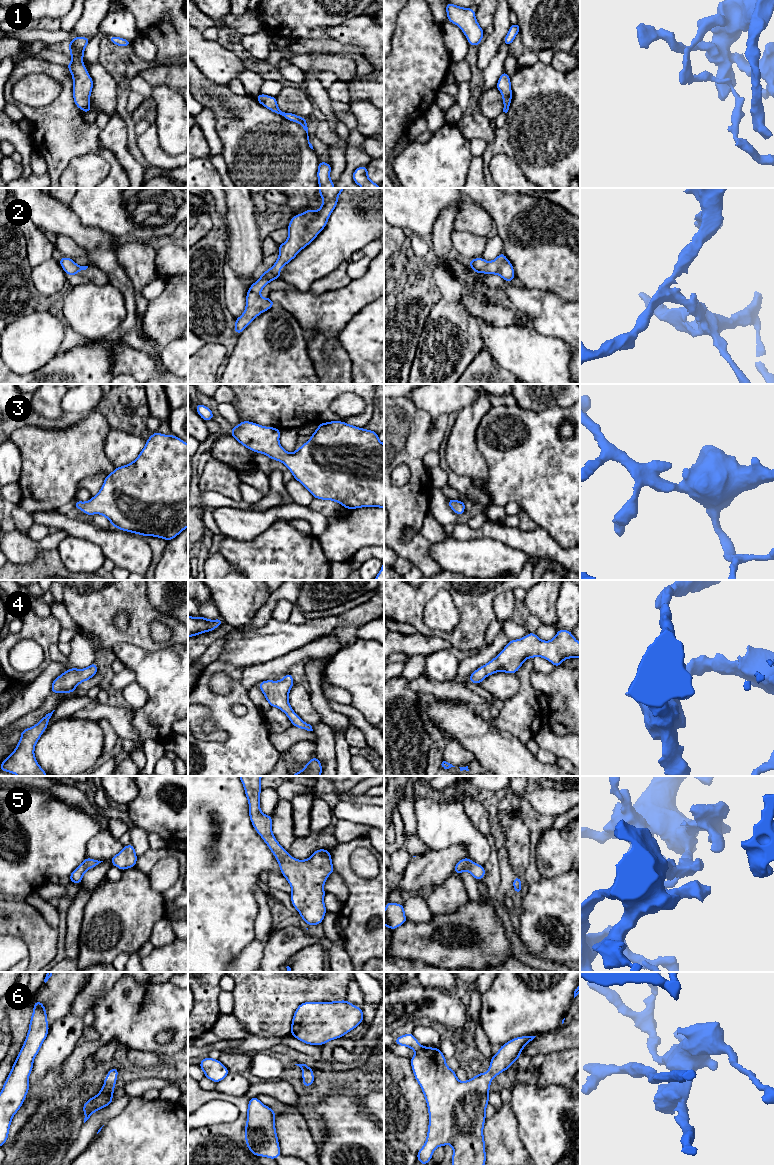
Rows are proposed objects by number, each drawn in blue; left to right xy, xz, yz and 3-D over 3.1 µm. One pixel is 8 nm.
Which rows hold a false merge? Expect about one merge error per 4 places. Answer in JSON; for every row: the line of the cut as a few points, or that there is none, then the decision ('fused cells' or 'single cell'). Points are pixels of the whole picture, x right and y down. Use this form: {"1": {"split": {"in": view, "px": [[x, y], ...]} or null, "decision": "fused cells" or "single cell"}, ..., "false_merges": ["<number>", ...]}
{"1": {"split": {"in": "xz", "px": [[281, 112], [282, 115]]}, "decision": "fused cells"}, "2": {"split": null, "decision": "single cell"}, "3": {"split": null, "decision": "single cell"}, "4": {"split": null, "decision": "single cell"}, "5": {"split": null, "decision": "single cell"}, "6": {"split": null, "decision": "single cell"}, "false_merges": ["1"]}

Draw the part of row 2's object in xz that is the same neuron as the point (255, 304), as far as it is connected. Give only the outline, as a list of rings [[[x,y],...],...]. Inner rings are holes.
[[[319,188],[319,195],[323,198],[320,209],[316,211],[308,209],[304,213],[292,217],[288,225],[288,239],[278,246],[279,257],[277,261],[249,287],[246,294],[246,308],[243,314],[235,319],[234,331],[237,335],[258,315],[274,306],[275,303],[269,297],[260,296],[261,290],[272,280],[281,279],[280,270],[325,228],[338,203],[338,196],[344,189]]]

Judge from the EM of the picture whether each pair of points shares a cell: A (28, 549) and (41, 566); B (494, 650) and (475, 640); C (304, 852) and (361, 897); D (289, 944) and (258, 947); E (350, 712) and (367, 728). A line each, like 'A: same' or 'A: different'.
A: different
B: different
C: different
D: different
E: same

